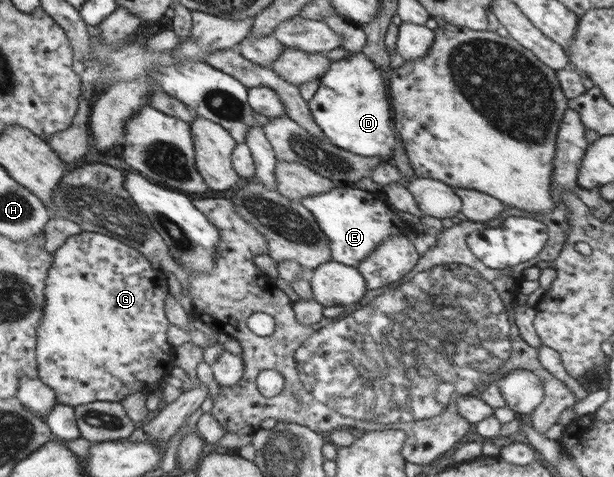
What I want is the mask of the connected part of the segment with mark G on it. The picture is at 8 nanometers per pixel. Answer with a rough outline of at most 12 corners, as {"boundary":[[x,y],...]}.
{"boundary":[[99,232],[53,254],[38,377],[73,408],[176,366],[166,275]]}

